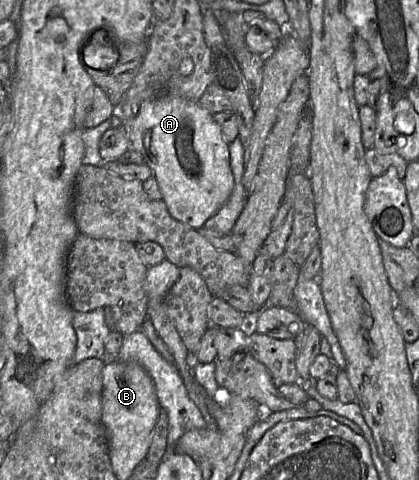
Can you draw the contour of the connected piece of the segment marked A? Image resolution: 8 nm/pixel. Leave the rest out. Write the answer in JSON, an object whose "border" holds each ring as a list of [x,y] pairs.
{"border":[[[125,96],[121,103],[114,108],[114,115],[121,119],[121,126],[125,129],[130,146],[129,149],[135,149],[145,159],[146,164],[152,169],[153,174],[157,180],[162,200],[166,204],[169,214],[177,221],[189,225],[191,228],[197,230],[204,226],[205,222],[213,216],[222,205],[230,198],[234,188],[234,176],[230,166],[229,144],[223,138],[220,126],[213,119],[207,109],[202,107],[198,102],[190,101],[182,97],[164,97],[156,100],[149,101],[125,101]]]}

